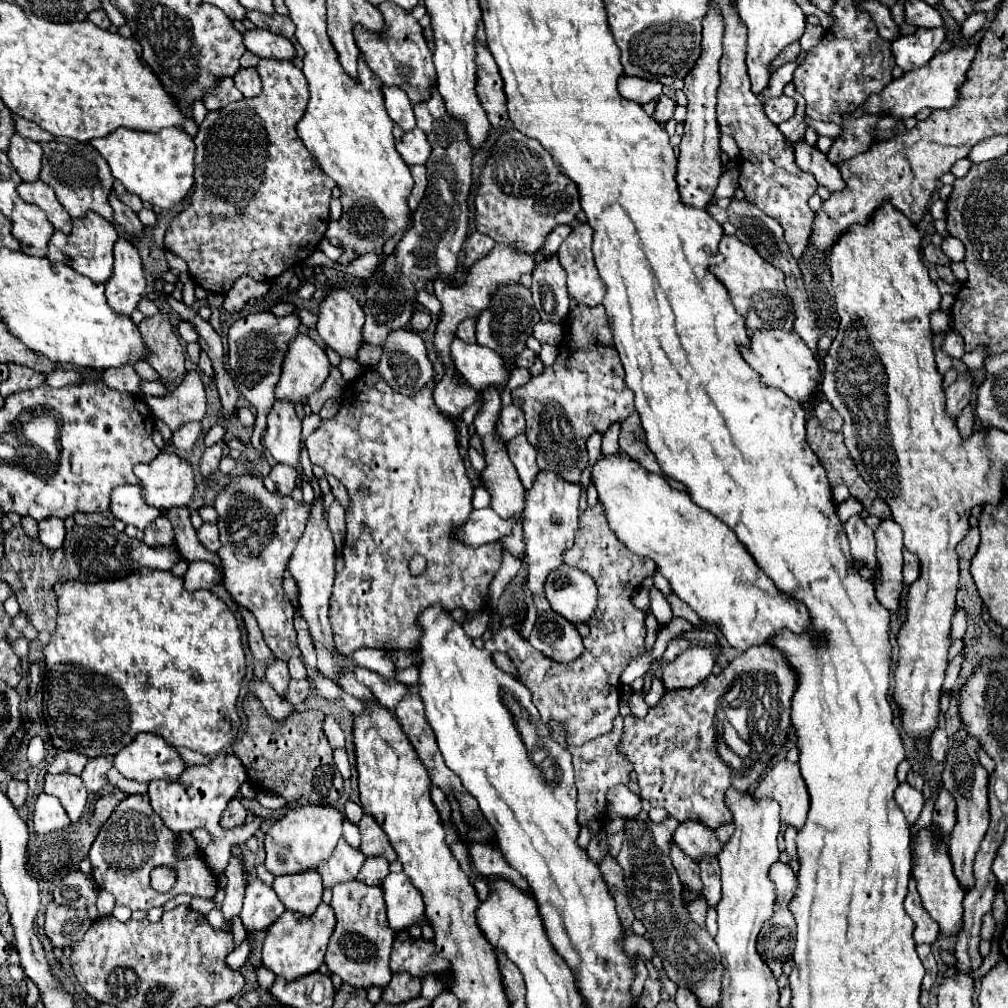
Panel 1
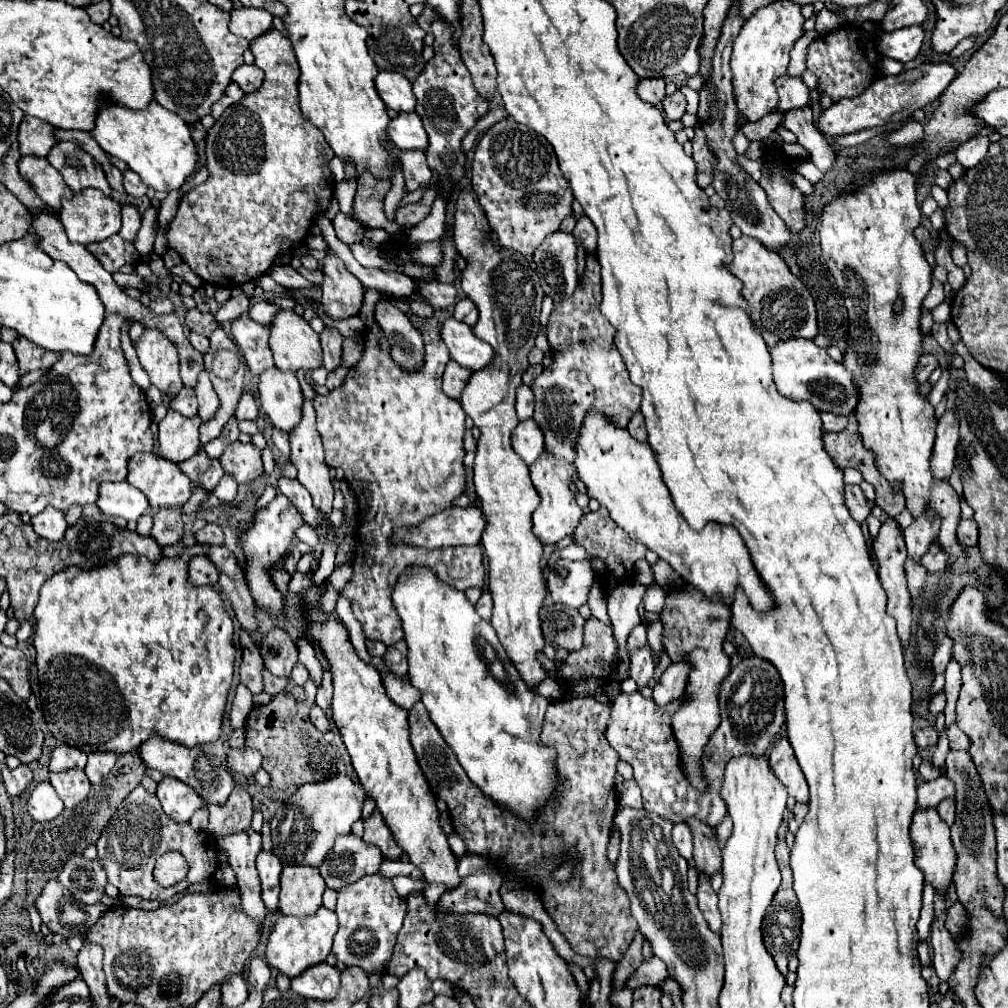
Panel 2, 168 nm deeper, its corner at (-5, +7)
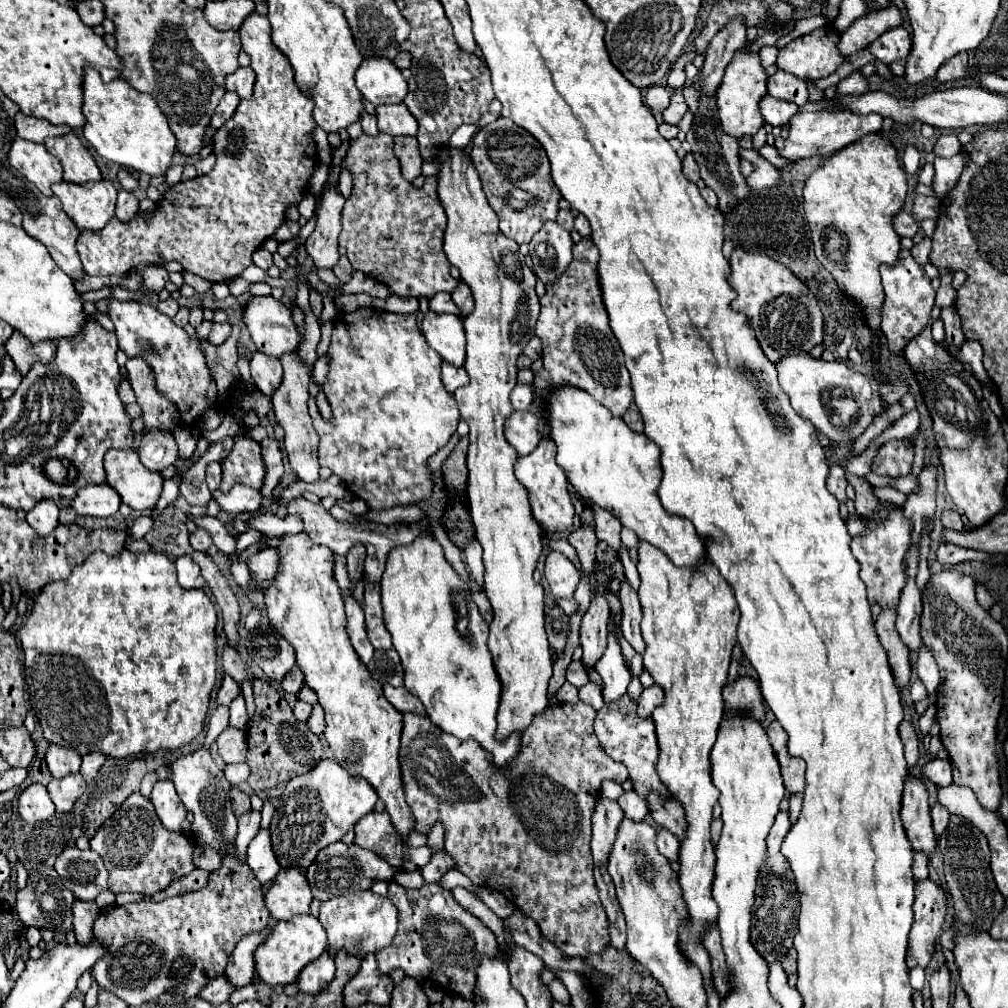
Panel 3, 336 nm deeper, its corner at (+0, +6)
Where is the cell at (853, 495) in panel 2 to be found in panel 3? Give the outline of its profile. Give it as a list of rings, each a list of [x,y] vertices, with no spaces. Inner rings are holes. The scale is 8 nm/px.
[[[831,464],[831,466],[829,466],[827,488],[829,488],[829,492],[831,492],[839,502],[845,502],[845,500],[847,500],[847,494],[845,494],[847,480],[845,480],[845,472],[843,472],[843,468],[841,468],[839,464]]]

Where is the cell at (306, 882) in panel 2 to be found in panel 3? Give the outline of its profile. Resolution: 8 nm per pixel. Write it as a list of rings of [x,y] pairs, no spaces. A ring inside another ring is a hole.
[[[295,868],[279,870],[265,894],[265,904],[275,920],[291,920],[295,914],[309,914],[311,900],[307,878]]]

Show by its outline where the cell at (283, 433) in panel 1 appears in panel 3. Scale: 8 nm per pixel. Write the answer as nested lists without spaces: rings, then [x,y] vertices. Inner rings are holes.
[[[257,350],[257,352],[253,354],[253,358],[251,358],[251,376],[253,376],[257,388],[259,388],[265,396],[271,396],[273,390],[279,386],[279,380],[281,380],[281,376],[283,376],[279,358],[261,354],[261,352]]]

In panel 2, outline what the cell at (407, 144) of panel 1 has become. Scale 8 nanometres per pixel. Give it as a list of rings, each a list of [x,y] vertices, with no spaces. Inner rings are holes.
[[[400,113],[396,119],[390,121],[388,127],[390,127],[388,135],[400,151],[410,151],[410,149],[426,151],[428,149],[428,135],[416,113]]]

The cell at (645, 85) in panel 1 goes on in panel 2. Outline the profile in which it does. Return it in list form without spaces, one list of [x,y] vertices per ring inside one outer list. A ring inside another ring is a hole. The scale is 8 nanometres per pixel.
[[[646,77],[646,79],[640,79],[638,81],[638,87],[636,87],[636,93],[640,99],[644,99],[646,103],[660,103],[664,99],[664,79],[662,77]]]

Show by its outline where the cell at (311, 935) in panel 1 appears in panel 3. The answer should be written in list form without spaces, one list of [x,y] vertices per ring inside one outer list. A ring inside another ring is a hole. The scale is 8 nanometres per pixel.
[[[311,914],[295,916],[287,922],[277,922],[273,932],[269,934],[267,942],[263,946],[259,946],[253,954],[255,972],[257,972],[259,980],[263,980],[269,986],[293,984],[297,980],[299,972],[309,962],[319,958],[319,954],[323,954],[325,948],[327,948],[327,934],[325,934],[323,926],[319,926],[319,920],[313,918]]]

